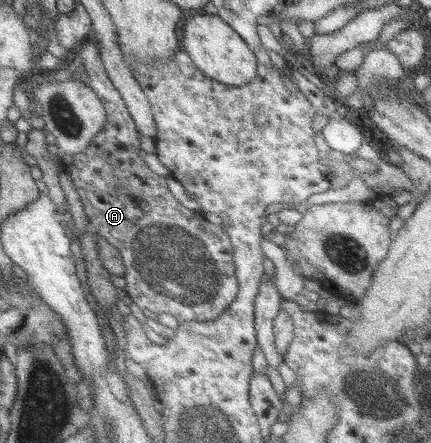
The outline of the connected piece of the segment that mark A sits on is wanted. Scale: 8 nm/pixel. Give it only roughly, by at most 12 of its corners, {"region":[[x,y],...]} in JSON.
{"region":[[93,42],[106,121],[59,158],[91,230],[118,250],[123,297],[178,324],[237,293],[221,225],[139,157]]}

